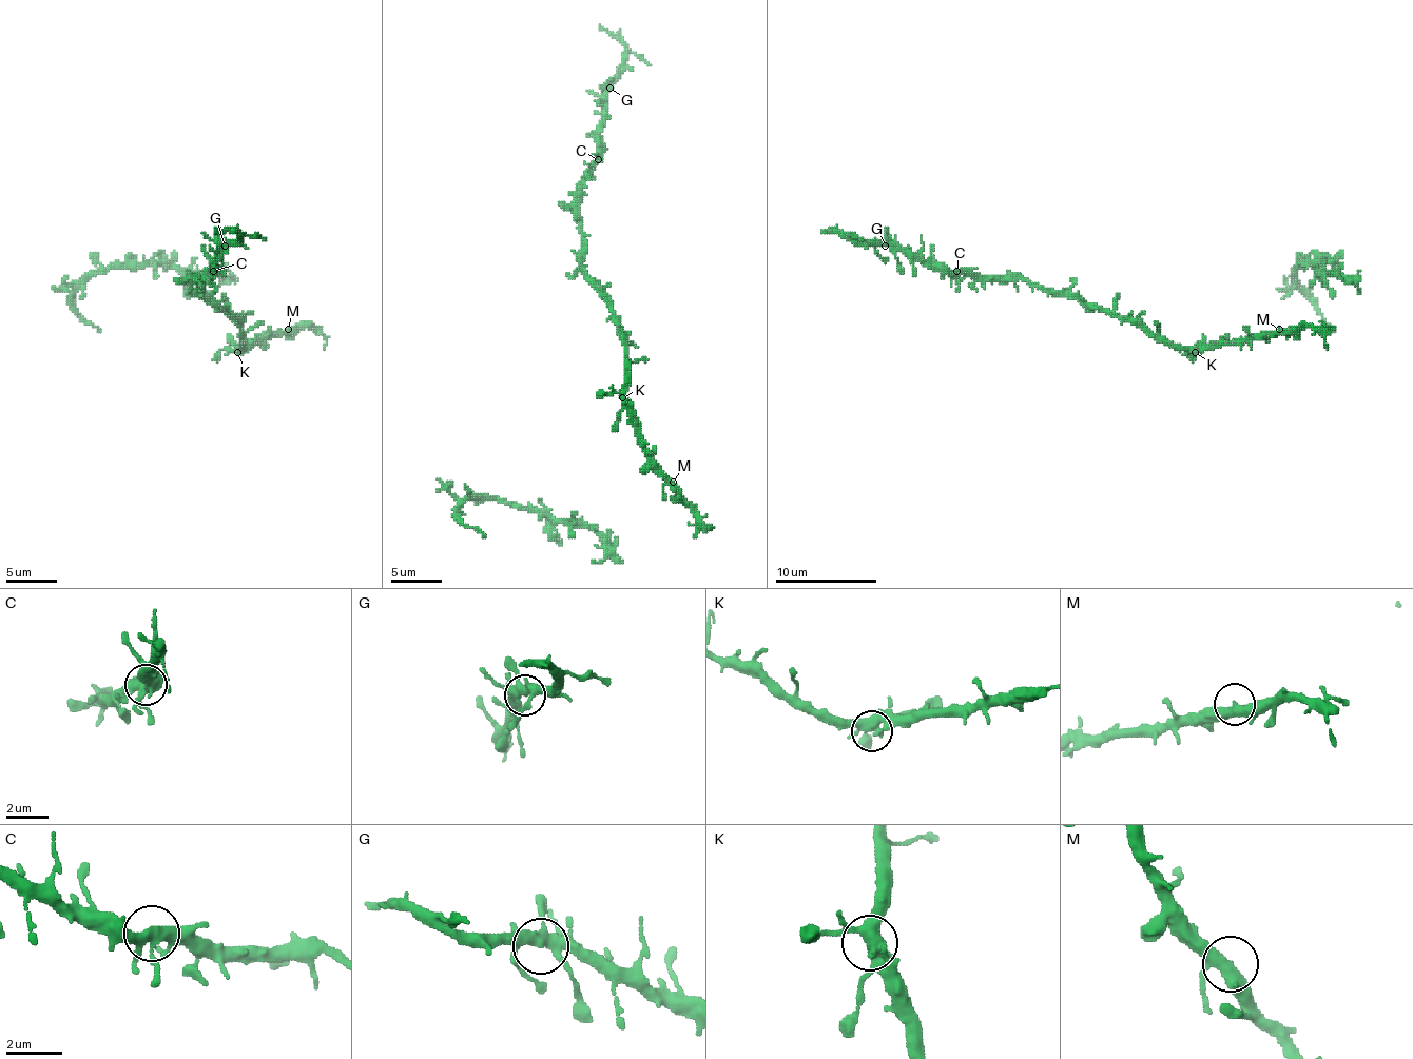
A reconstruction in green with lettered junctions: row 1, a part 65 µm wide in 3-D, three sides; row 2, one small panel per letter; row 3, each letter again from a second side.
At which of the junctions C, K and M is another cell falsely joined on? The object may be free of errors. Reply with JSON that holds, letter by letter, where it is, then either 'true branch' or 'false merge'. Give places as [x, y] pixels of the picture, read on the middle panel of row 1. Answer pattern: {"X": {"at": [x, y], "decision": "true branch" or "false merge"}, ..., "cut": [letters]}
{"C": {"at": [598, 159], "decision": "true branch"}, "K": {"at": [622, 397], "decision": "true branch"}, "M": {"at": [673, 482], "decision": "true branch"}, "cut": []}

